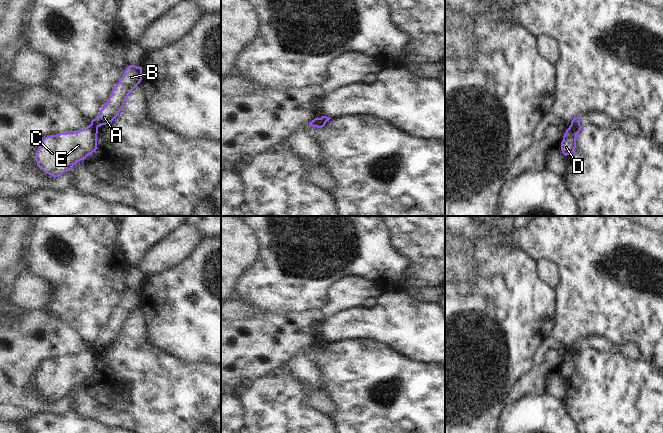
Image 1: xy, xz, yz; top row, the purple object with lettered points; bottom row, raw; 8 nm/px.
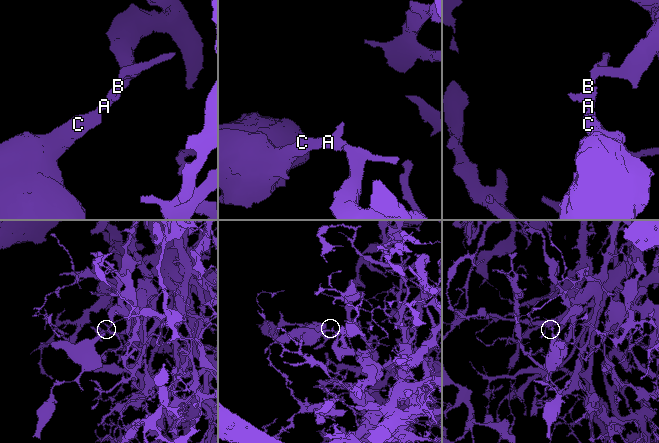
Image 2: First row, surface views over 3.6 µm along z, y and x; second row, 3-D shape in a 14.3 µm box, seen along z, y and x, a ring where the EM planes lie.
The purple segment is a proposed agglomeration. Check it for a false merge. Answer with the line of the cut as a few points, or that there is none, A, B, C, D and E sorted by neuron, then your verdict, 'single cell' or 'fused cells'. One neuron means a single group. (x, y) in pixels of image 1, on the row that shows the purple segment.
cut in yz along (571, 123), (579, 125); A B / C D E; fused cells

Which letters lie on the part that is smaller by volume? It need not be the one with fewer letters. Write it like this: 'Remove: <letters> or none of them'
Remove: C, D, E.

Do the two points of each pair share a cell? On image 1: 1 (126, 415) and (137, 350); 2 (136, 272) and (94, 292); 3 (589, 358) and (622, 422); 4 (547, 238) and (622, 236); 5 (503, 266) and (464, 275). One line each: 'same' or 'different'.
1: same
2: different
3: same
4: same
5: different

